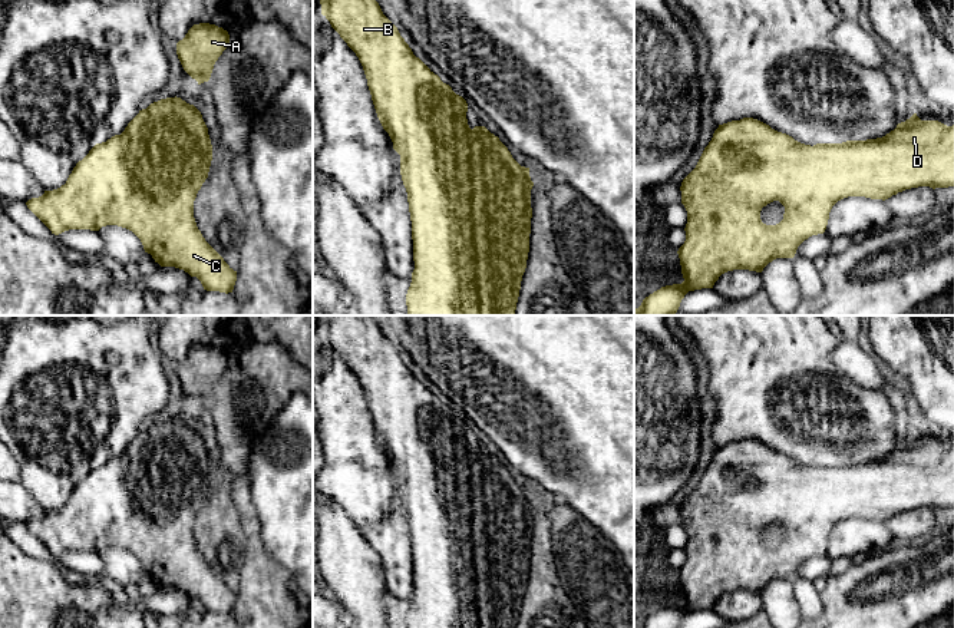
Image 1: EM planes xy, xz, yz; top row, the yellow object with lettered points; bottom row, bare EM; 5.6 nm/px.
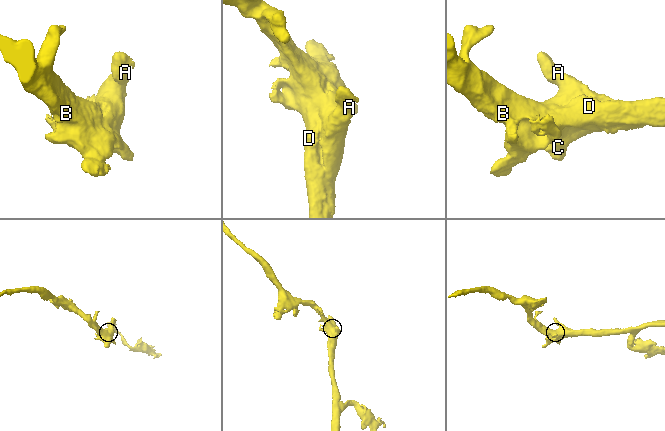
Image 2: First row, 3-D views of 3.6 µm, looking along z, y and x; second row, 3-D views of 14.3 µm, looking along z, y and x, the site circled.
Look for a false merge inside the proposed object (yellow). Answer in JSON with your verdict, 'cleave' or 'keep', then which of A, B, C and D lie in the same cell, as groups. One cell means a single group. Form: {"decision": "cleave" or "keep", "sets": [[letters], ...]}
{"decision": "keep", "sets": [["A", "B", "C", "D"]]}

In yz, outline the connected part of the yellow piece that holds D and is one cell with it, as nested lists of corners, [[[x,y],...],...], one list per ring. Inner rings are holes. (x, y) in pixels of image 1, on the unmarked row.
[[[914,434],[882,459],[813,467],[800,465],[753,439],[719,446],[696,489],[680,508],[681,525],[687,532],[686,562],[677,572],[684,602],[661,608],[646,618],[640,628],[680,628],[689,612],[713,609],[719,598],[727,592],[762,594],[776,579],[793,579],[805,561],[825,553],[832,528],[844,519],[865,518],[885,522],[918,508],[932,510],[954,508],[954,446],[921,442]],[[773,522],[785,528],[783,541],[776,546],[766,546],[760,541],[760,532]]]

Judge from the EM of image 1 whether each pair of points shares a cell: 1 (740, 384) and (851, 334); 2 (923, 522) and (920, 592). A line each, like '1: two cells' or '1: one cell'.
1: two cells
2: two cells

